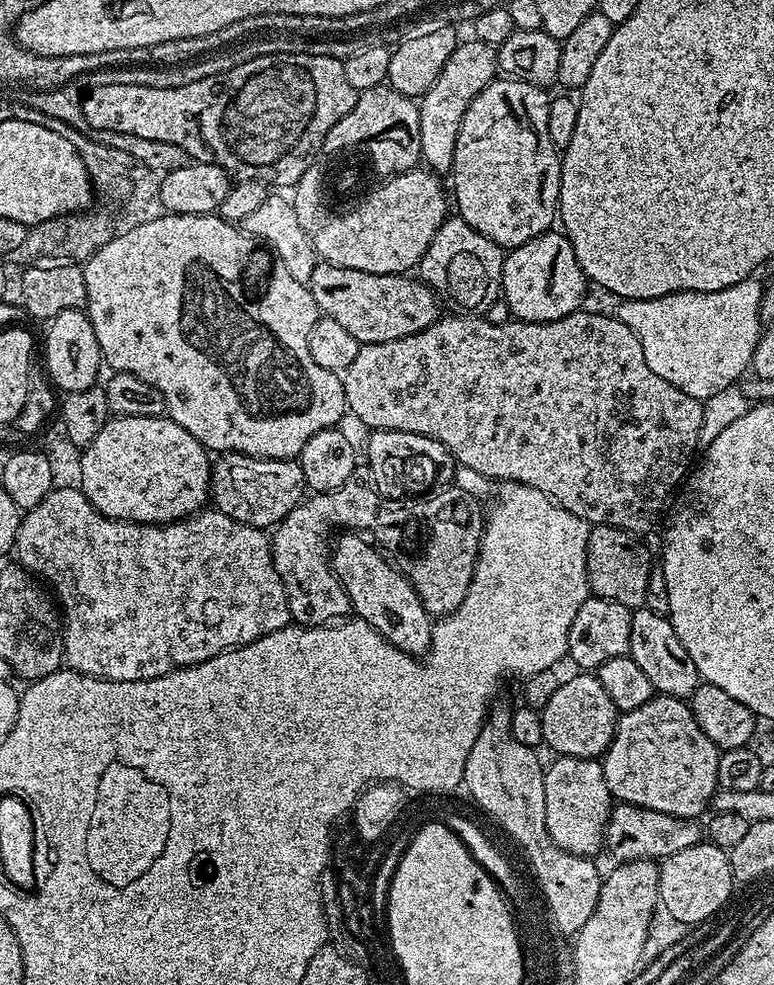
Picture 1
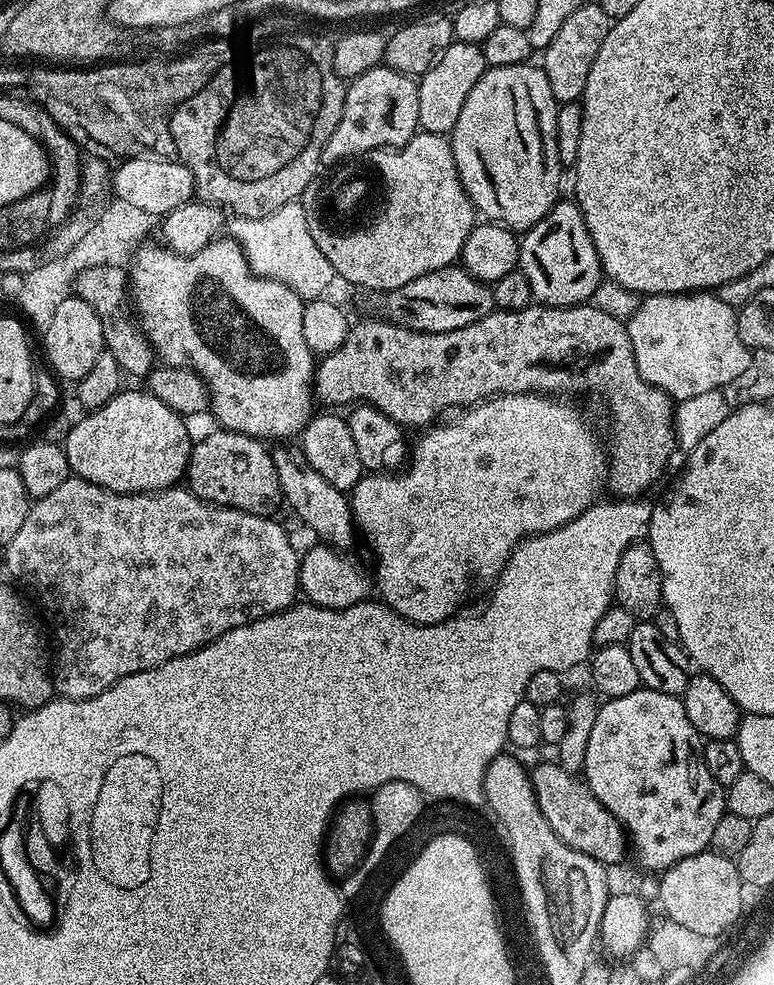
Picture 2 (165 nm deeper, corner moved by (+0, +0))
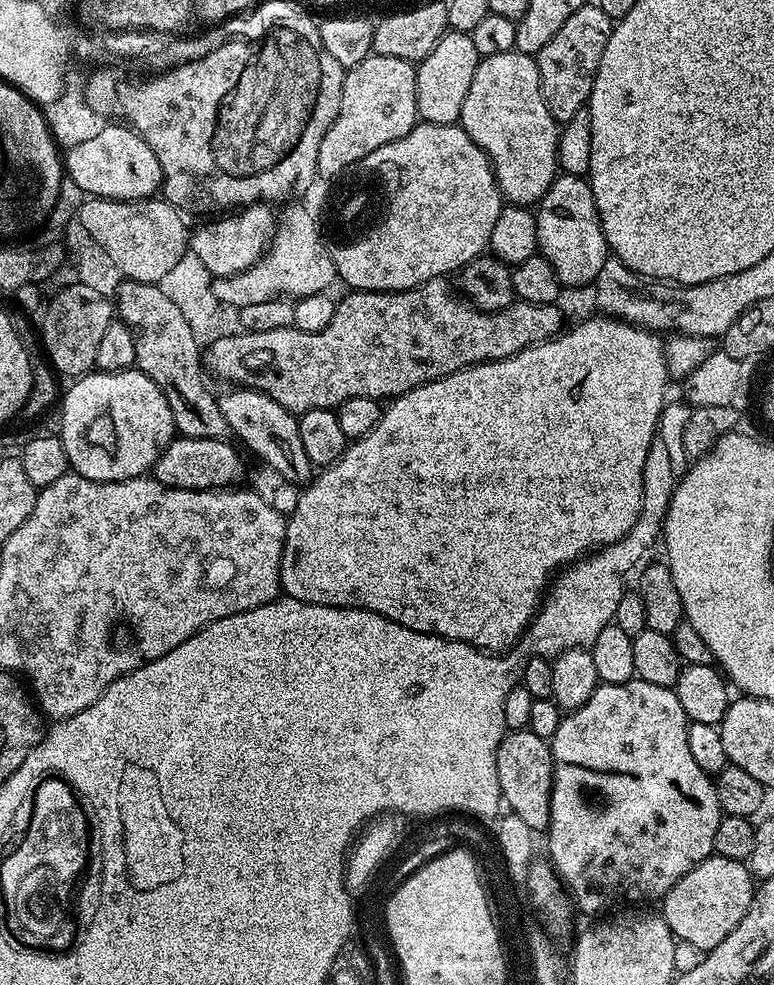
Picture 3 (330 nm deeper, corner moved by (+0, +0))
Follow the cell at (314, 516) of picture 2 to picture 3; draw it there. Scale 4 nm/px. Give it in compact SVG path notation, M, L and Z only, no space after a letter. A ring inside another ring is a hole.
M233 387L225 396L221 395L219 401L222 418L226 418L231 435L236 435L235 439L245 449L248 447L262 463L269 464L282 479L292 484L304 486L313 479L314 465L306 458L302 438L298 435L298 419L293 413L278 406L274 398L255 392L252 388Z

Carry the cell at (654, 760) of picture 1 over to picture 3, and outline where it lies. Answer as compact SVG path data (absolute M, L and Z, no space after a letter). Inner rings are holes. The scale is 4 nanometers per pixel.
M639 678L627 680L624 684L600 684L581 708L571 709L561 719L550 741L553 769L546 856L552 869L560 875L560 881L576 908L578 906L584 912L604 912L611 904L624 904L627 900L659 901L694 865L713 855L714 830L718 830L722 813L713 777L706 775L690 754L690 746L686 742L689 723L688 715L682 710L682 702L678 702L673 689L654 686L654 682Z

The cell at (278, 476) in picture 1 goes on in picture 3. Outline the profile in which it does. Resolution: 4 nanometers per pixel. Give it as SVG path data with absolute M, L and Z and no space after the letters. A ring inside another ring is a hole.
M177 435L158 458L154 478L168 488L185 488L191 492L231 489L239 485L236 483L244 476L244 460L240 457L241 449L235 443L232 443L233 445L228 443L227 439L215 440Z

